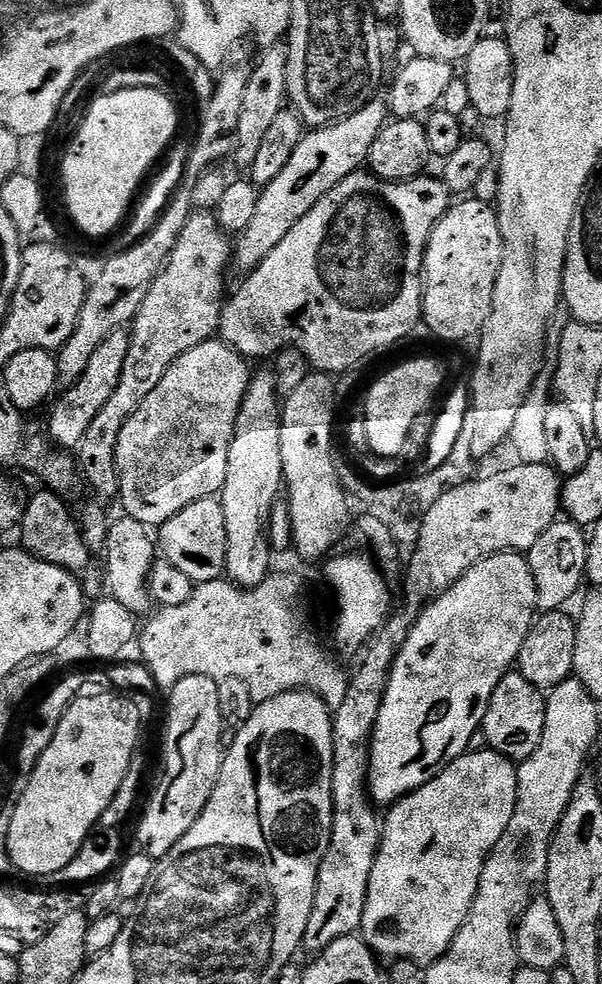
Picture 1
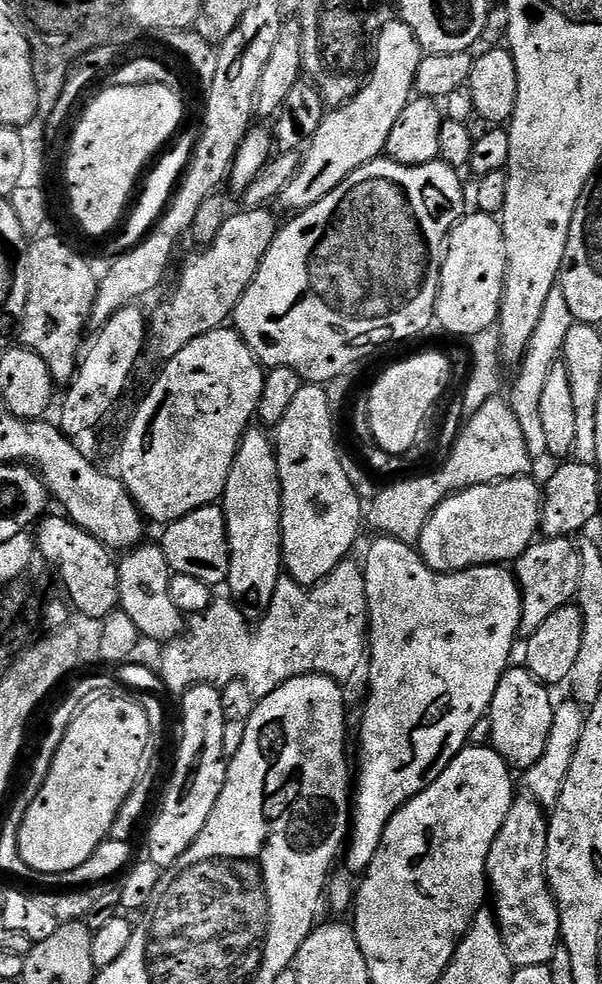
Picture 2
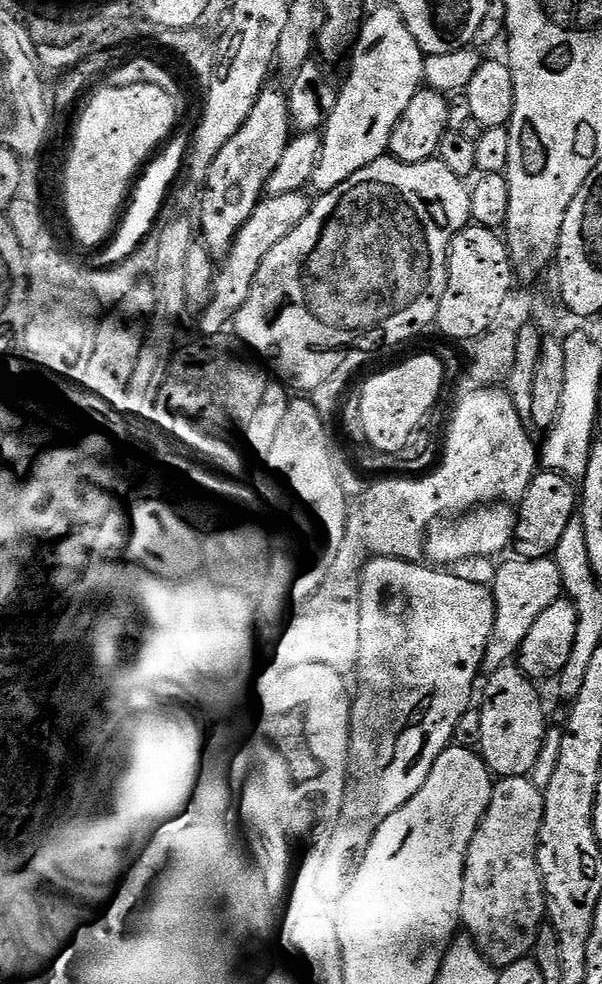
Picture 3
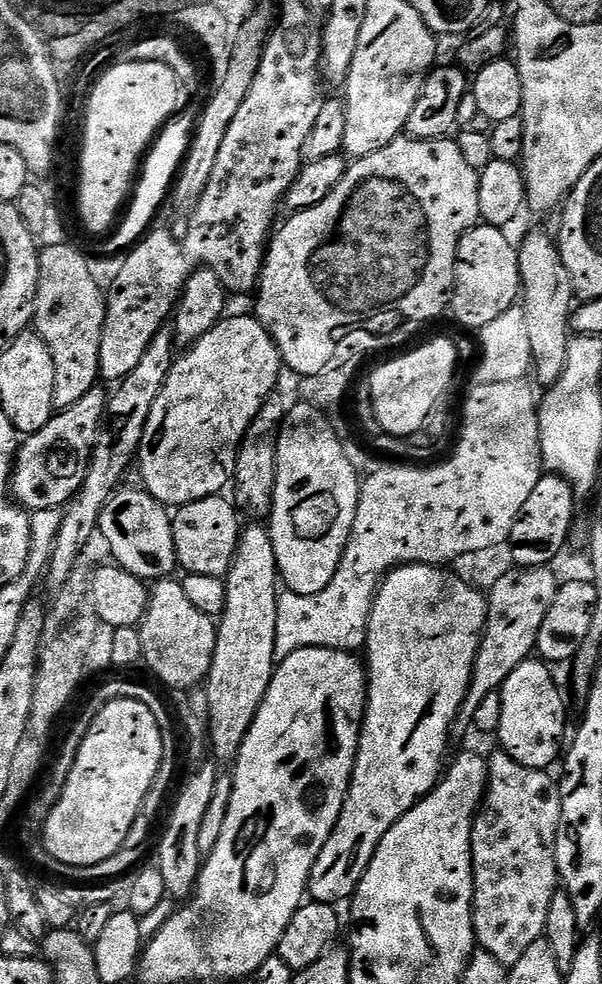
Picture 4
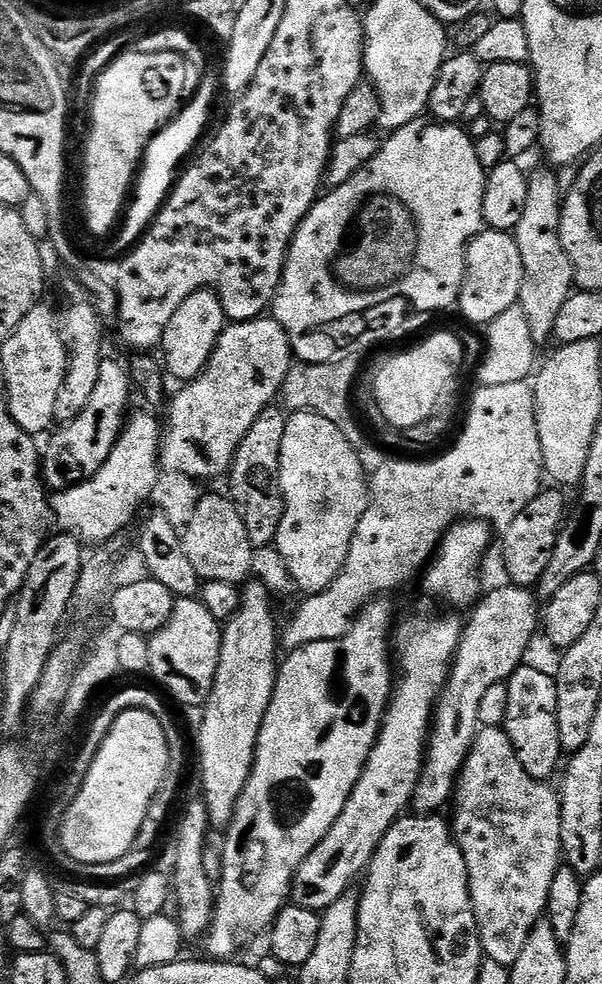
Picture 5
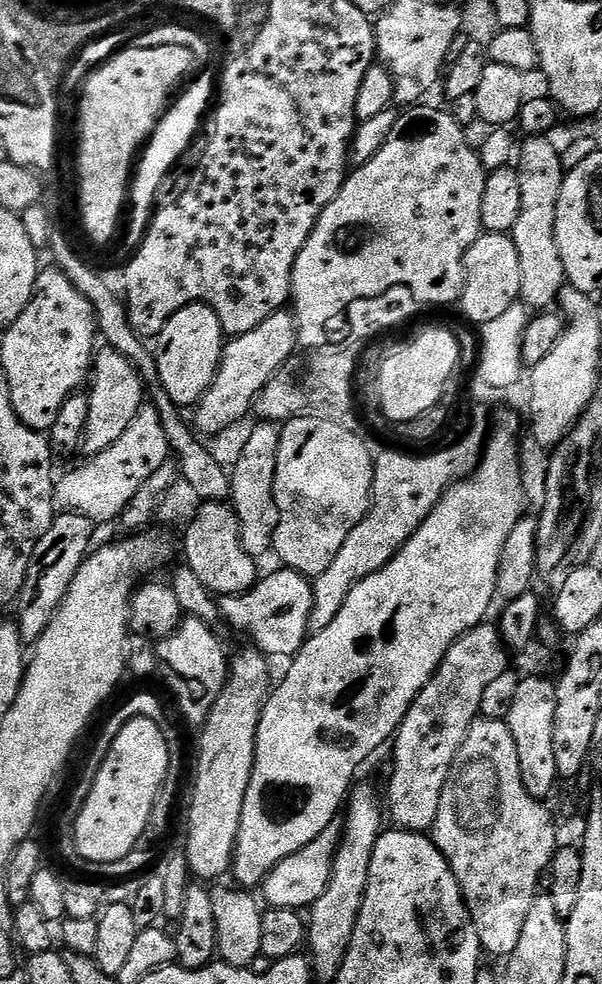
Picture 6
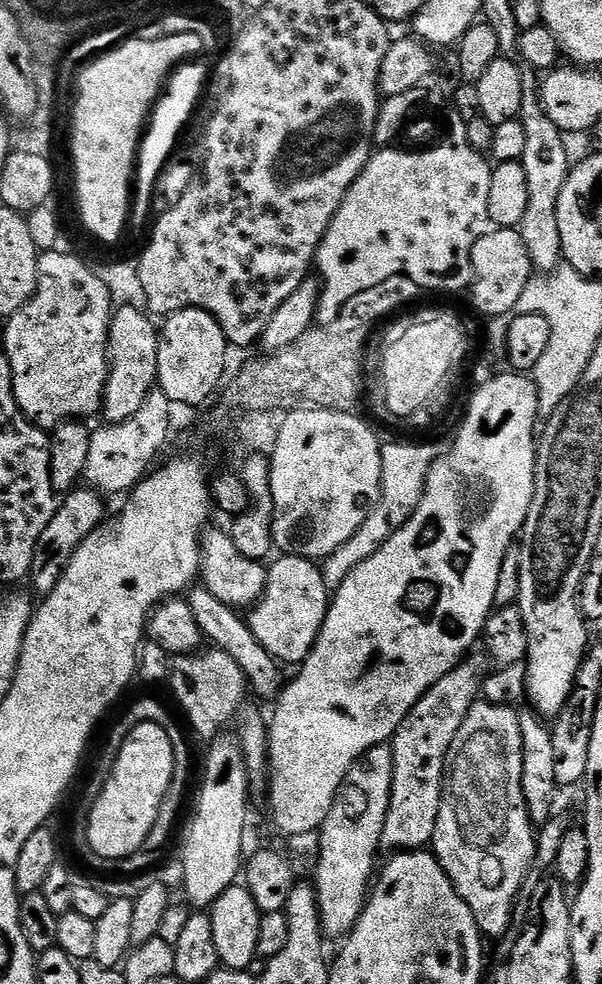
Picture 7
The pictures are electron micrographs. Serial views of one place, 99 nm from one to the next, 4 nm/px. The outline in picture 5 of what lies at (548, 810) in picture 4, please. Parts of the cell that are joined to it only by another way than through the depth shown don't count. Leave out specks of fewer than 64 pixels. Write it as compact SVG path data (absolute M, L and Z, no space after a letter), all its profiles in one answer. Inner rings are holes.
M503 727L480 728L476 741L468 752L466 762L456 778L454 795L450 801L452 837L462 850L468 875L468 893L472 899L474 918L487 959L510 966L518 962L530 930L545 915L550 894L550 882L562 867L560 839L562 838L562 810L560 793L551 783L530 778L514 754L514 746Z

